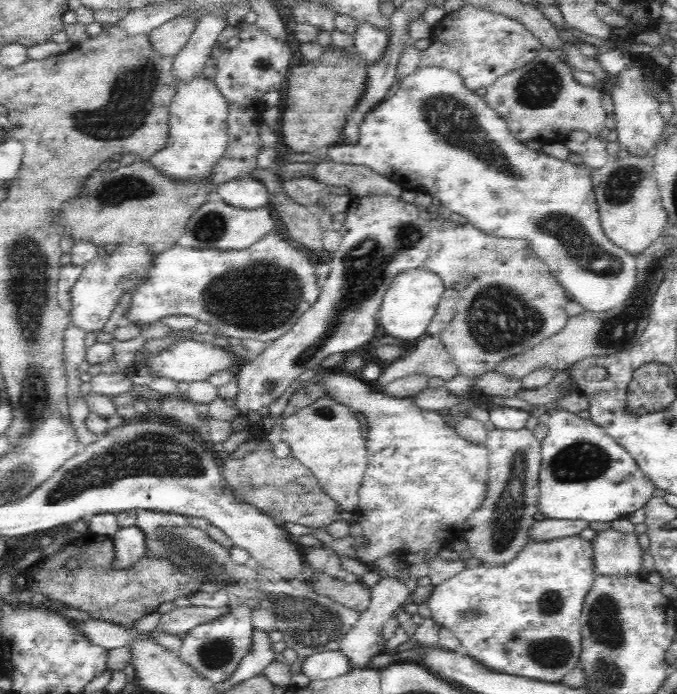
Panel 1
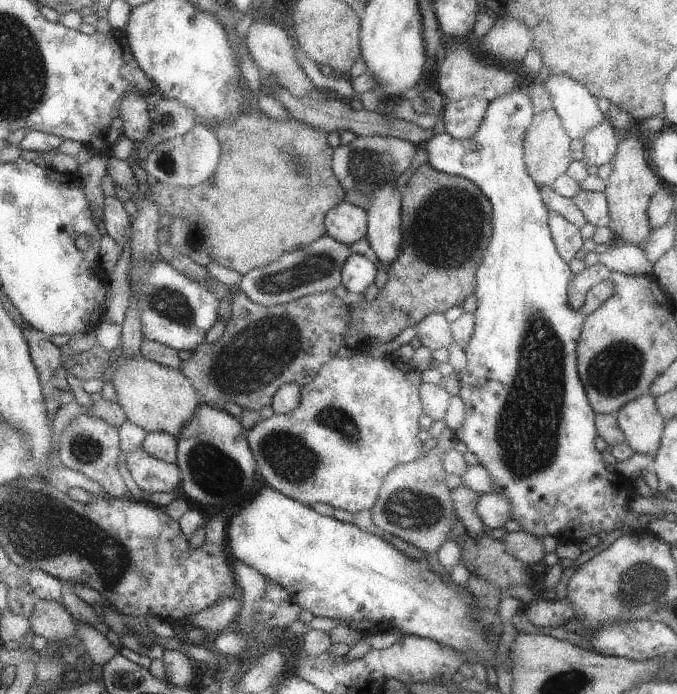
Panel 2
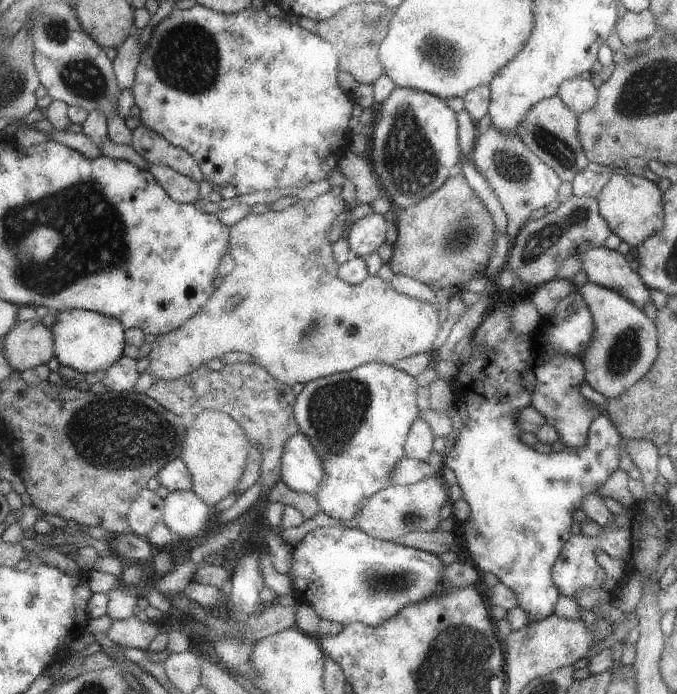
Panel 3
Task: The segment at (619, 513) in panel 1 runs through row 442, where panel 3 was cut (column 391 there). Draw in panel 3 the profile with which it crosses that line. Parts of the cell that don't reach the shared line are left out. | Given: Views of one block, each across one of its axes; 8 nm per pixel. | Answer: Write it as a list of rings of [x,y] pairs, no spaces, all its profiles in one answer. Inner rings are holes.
[[[329,526],[324,528],[313,528],[309,530],[297,544],[294,545],[291,552],[291,574],[290,580],[293,583],[293,600],[295,603],[311,605],[311,608],[315,611],[315,614],[319,619],[324,619],[330,622],[338,623],[345,627],[346,625],[360,622],[367,624],[367,626],[377,626],[381,624],[384,619],[393,616],[397,610],[401,610],[407,602],[419,602],[419,600],[425,600],[425,598],[431,598],[431,596],[437,596],[441,592],[445,592],[445,589],[441,589],[440,580],[441,572],[443,572],[443,564],[439,561],[439,558],[435,554],[431,554],[426,551],[421,551],[412,547],[401,546],[399,544],[393,544],[391,541],[383,541],[380,539],[373,539],[367,536],[363,532],[357,530],[357,528],[343,528],[343,526]]]

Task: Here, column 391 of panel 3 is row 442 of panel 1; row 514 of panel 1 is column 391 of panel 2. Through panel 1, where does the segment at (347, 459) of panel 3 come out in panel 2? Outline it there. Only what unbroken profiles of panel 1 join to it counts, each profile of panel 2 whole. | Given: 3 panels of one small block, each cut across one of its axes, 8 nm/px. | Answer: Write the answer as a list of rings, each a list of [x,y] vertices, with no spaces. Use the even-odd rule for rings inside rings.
[[[355,354],[348,359],[339,359],[334,357],[327,363],[323,364],[318,374],[313,380],[304,384],[301,389],[301,398],[295,408],[286,413],[273,413],[269,418],[261,419],[255,423],[250,429],[246,430],[246,439],[251,445],[253,454],[255,455],[258,466],[258,477],[267,486],[277,489],[285,496],[291,497],[293,500],[299,501],[301,504],[309,505],[315,502],[323,502],[329,504],[334,509],[347,510],[351,514],[360,510],[370,510],[375,502],[376,496],[383,477],[394,467],[401,463],[413,462],[420,459],[427,453],[433,451],[425,451],[422,448],[422,440],[419,439],[418,416],[422,413],[420,400],[418,397],[418,388],[421,384],[421,373],[415,370],[410,363],[399,362],[394,355],[388,355],[378,359],[372,359],[365,355]]]

